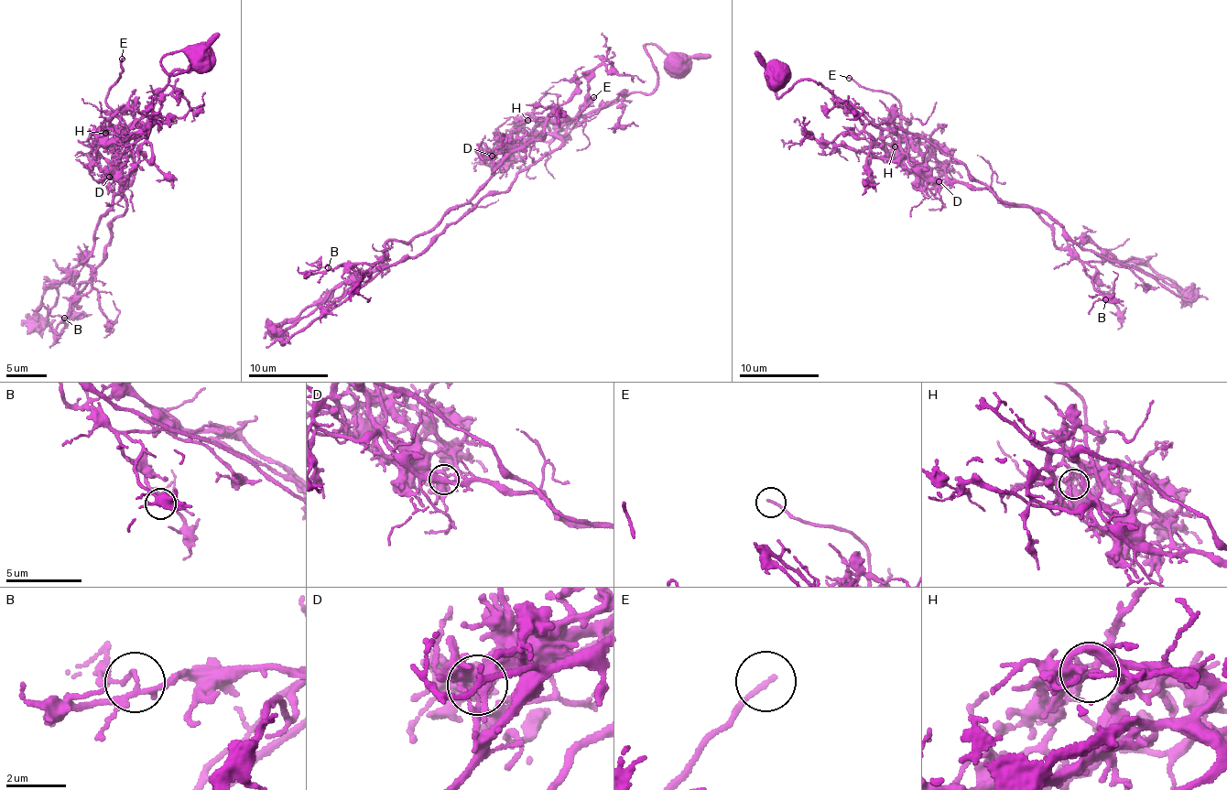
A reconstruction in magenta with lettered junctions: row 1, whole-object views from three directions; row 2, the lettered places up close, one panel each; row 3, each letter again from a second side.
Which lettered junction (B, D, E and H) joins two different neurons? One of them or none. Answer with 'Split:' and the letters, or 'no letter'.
Split: D

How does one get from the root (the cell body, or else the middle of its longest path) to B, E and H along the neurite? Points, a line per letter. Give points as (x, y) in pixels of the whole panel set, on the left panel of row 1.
B: (199, 54), (161, 59), (173, 74), (191, 66), (128, 129), (129, 177), (83, 263), (90, 291), (64, 318)
E: (199, 54), (163, 57), (169, 73), (189, 70), (172, 70), (136, 119), (106, 102), (123, 59)
H: (199, 54), (163, 57), (169, 73), (189, 70), (172, 70), (124, 133), (109, 142), (105, 133)

